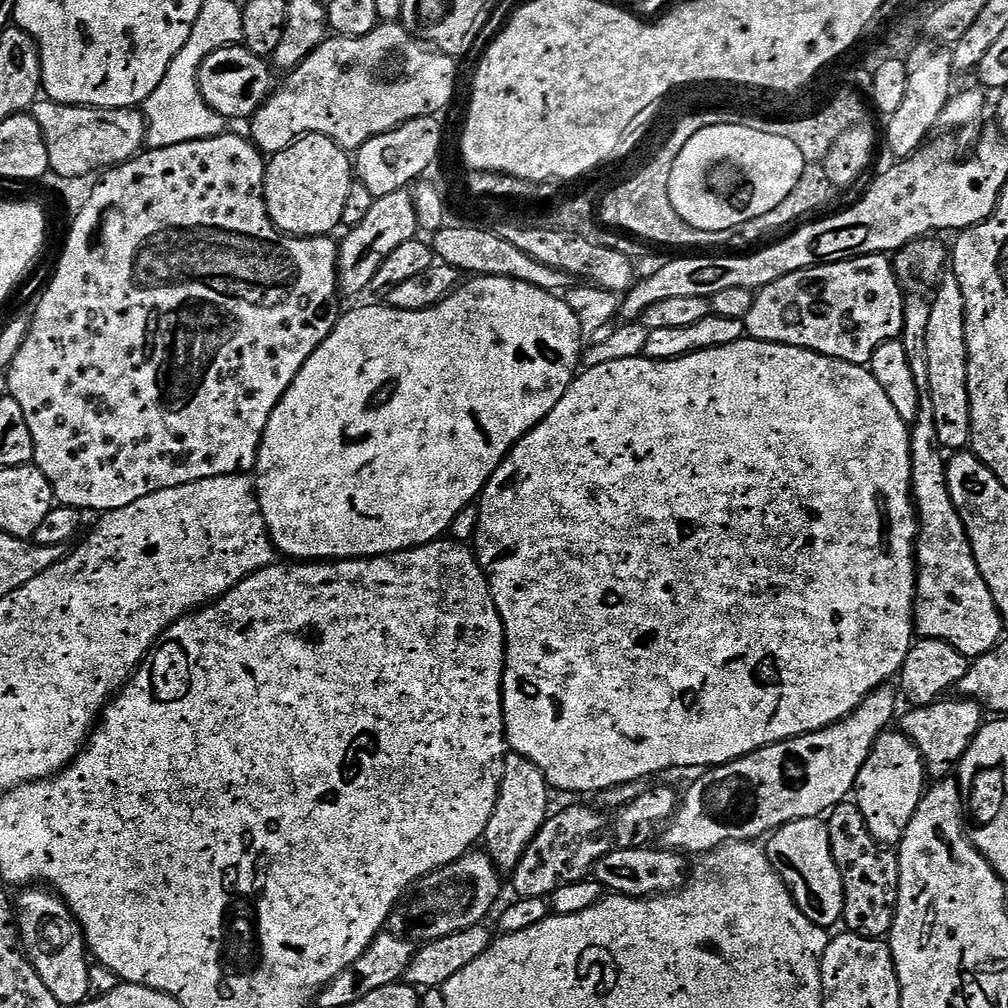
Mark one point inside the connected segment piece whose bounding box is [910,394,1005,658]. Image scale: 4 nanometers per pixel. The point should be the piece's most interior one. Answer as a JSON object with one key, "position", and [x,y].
{"position":[954,603]}

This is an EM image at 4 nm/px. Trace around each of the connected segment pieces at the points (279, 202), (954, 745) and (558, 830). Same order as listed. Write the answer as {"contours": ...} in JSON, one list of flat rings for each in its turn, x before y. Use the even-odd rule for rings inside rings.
{"contours":[[[310,134,309,136,299,136,286,150,275,153,267,161,264,169,264,201,268,207,268,216,274,222,278,231,284,232,287,236,332,236,335,228,338,229,342,224,342,210,346,210,346,198,350,194,350,186,354,183,354,164,350,159,349,153,340,148,328,136,322,134]],[[941,698,935,704,913,707,913,712,905,714,902,724,902,730,920,748,927,775,936,782,945,779,951,773,948,771,951,768,953,771,959,765,960,759,986,722,985,709,977,701,967,698,948,699,952,698]],[[595,807,589,808,564,808,561,812,553,811,548,817,548,821,538,830,534,842,522,854,516,869,511,871,512,888,516,891,517,897,525,896,526,898,538,898,539,896,548,898,553,892,558,891,564,884,578,882,585,879,595,869,596,863,608,852,613,851,614,837,609,817,603,811]]]}

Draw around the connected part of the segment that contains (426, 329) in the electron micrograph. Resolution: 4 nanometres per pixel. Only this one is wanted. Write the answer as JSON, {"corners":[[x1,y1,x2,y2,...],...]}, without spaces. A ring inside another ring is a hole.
{"corners":[[472,276,469,281,469,284,467,284,467,282,461,283,445,300,438,302,434,306,430,306,426,310,407,312,406,310,381,306,381,308,356,308,353,312,345,311,340,319,336,321,332,333,318,346,318,350,314,350,314,354,310,354,306,366,302,366,302,370,294,378,290,390,286,390,286,394,278,402,274,414,270,414,270,422,266,422,266,430,264,431,262,442,260,443,258,458,256,459,254,469,256,497,260,499,260,509,262,510,264,521,268,527,268,535,272,538,273,549,275,549,279,555,280,552,284,555,281,557,287,558,292,562,362,560,365,556,386,556,390,550,416,548,422,542,441,539,441,537,447,533,444,531,452,524,452,516,458,515,460,508,467,506,468,500,475,501,478,494,483,492,485,479,491,476,493,468,497,468,501,460,508,457,509,447,515,444,517,439,523,436,527,429,538,426,538,422,542,418,546,418,546,414,550,410,554,410,556,401,561,394,564,393,564,389,572,385,574,379,572,364,576,364,580,360,580,340,582,341,582,333,578,326,578,318,572,316,572,311,570,310,567,299,558,298,557,293,538,290,538,286,523,284,514,278]]}

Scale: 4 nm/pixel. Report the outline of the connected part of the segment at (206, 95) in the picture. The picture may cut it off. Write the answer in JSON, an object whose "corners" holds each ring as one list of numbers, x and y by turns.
{"corners":[[246,47,223,48,210,54,210,58,202,62,200,67,202,98,216,113,229,121,247,121,272,95,274,91,272,72,274,73,273,65,265,57,256,56]]}

